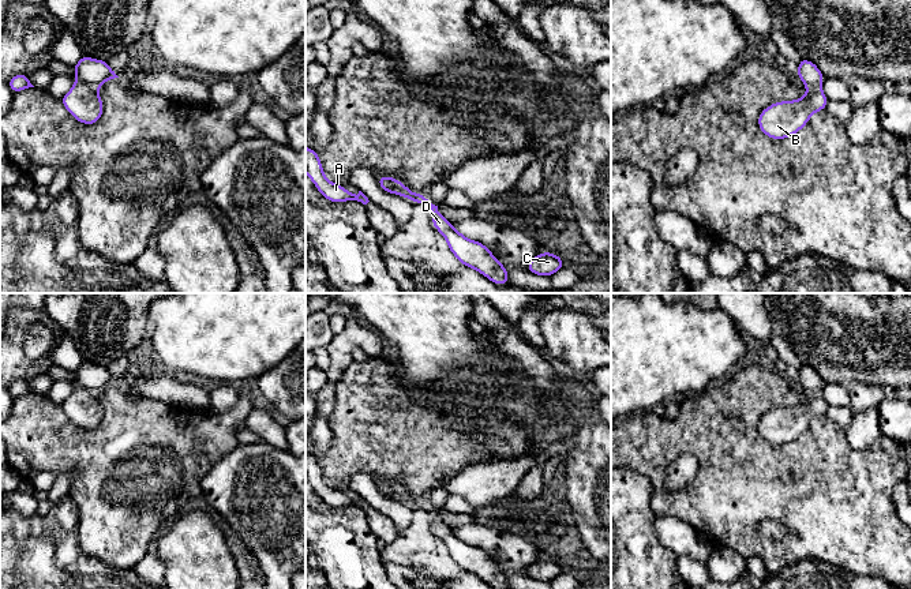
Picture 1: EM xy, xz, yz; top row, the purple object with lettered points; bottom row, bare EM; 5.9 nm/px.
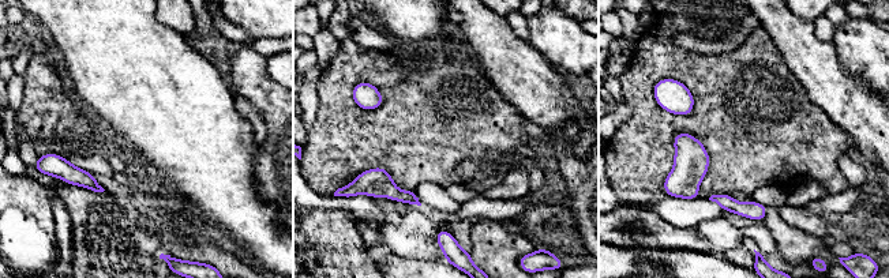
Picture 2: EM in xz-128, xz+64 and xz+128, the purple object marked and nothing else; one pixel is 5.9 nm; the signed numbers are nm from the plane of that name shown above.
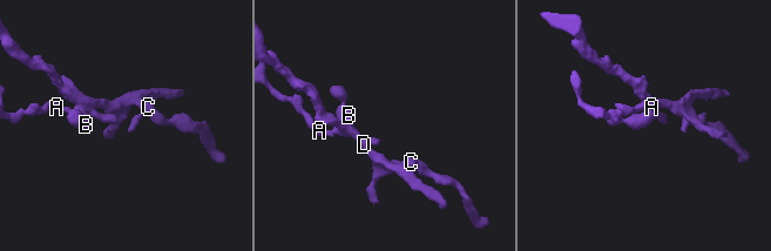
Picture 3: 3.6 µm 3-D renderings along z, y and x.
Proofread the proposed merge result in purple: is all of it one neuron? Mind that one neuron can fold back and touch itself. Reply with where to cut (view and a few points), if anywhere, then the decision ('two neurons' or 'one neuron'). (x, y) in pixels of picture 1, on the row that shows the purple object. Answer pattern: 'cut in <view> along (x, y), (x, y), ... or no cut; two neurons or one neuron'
cut in xy along (77, 79), (97, 86); two neurons

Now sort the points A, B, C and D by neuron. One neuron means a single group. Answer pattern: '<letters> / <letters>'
A B / C D

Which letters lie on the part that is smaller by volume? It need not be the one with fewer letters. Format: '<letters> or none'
A, B

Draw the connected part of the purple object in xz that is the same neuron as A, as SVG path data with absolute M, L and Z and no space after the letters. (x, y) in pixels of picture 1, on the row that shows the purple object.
M305 147L305 173L310 176L319 192L330 202L340 203L345 200L357 200L363 205L370 202L361 191L359 191L357 195L353 195L340 184L330 183L323 175L319 155L310 147Z

